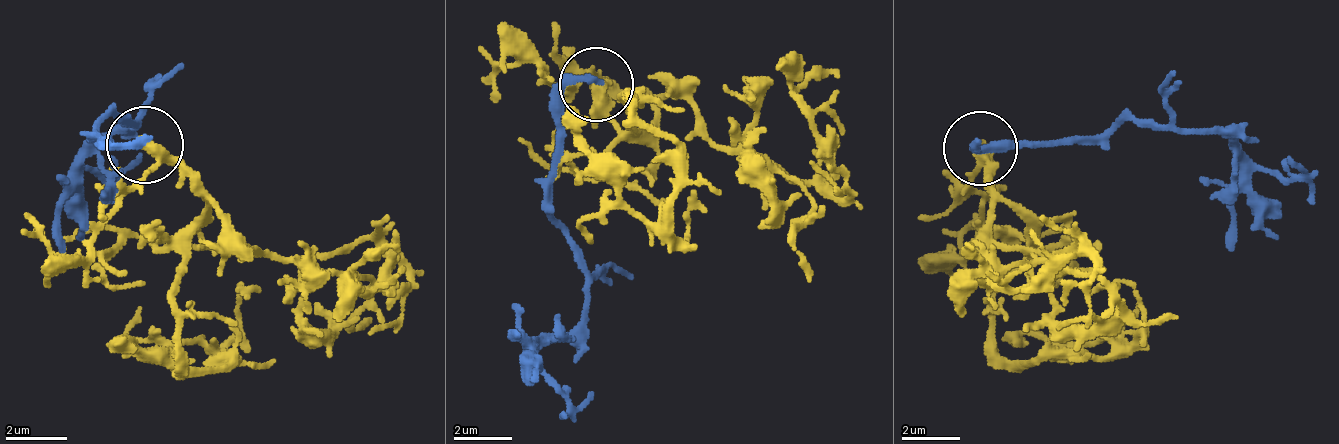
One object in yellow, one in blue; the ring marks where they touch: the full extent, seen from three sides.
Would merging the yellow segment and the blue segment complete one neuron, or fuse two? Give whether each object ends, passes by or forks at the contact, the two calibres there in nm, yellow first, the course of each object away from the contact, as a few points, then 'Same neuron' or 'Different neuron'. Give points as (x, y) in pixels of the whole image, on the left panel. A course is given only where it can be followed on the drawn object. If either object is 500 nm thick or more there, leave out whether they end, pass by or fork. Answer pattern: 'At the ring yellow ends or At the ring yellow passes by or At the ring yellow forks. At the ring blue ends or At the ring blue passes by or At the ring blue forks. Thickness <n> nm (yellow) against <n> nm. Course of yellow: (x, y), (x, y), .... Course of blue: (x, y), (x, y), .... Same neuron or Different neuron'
At the ring yellow passes by. At the ring blue ends. Thickness 320 nm (yellow) against 280 nm. Course of yellow: (143, 143), (189, 189), (204, 220), (173, 281), (173, 358), (227, 366), (243, 281), (250, 297). Course of blue: (150, 143), (112, 143), (97, 135), (112, 112), (135, 127), (81, 158), (112, 181), (112, 204). Different neuron

